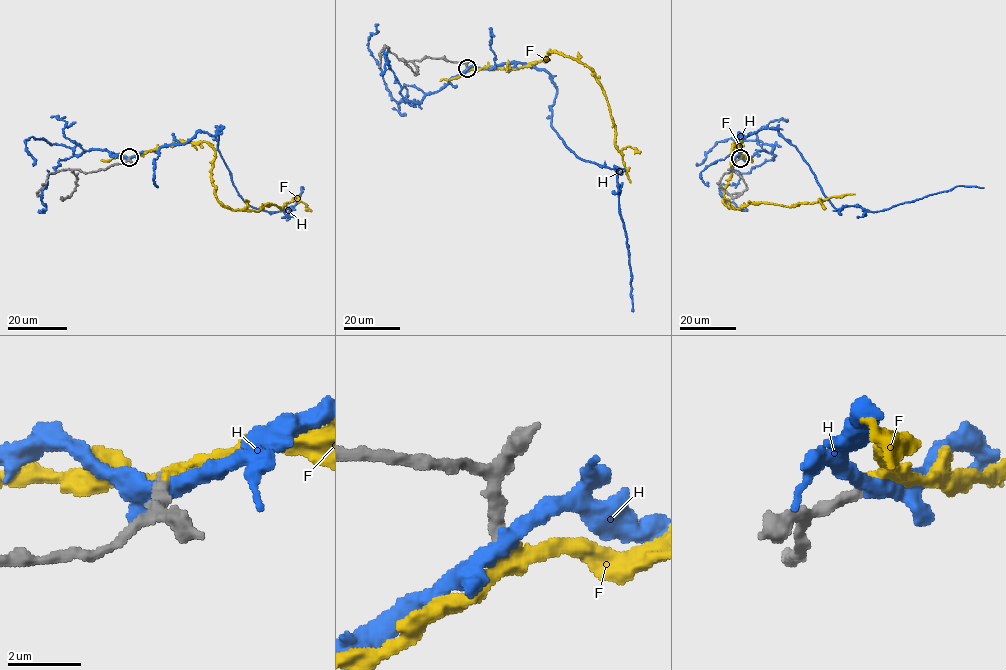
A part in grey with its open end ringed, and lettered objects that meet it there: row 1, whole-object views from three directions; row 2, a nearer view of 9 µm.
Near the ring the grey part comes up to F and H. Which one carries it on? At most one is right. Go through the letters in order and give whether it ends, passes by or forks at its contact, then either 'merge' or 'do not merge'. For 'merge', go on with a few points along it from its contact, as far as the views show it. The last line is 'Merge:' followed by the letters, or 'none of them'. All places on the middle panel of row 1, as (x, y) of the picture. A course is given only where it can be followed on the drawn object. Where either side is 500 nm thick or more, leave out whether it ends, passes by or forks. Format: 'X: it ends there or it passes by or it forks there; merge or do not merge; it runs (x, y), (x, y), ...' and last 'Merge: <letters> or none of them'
F: it forks there; merge; it runs (467, 68), (523, 68), (557, 51), (585, 63), (605, 97), (615, 126), (616, 149), (630, 182)
H: it passes by; do not merge
Merge: F

